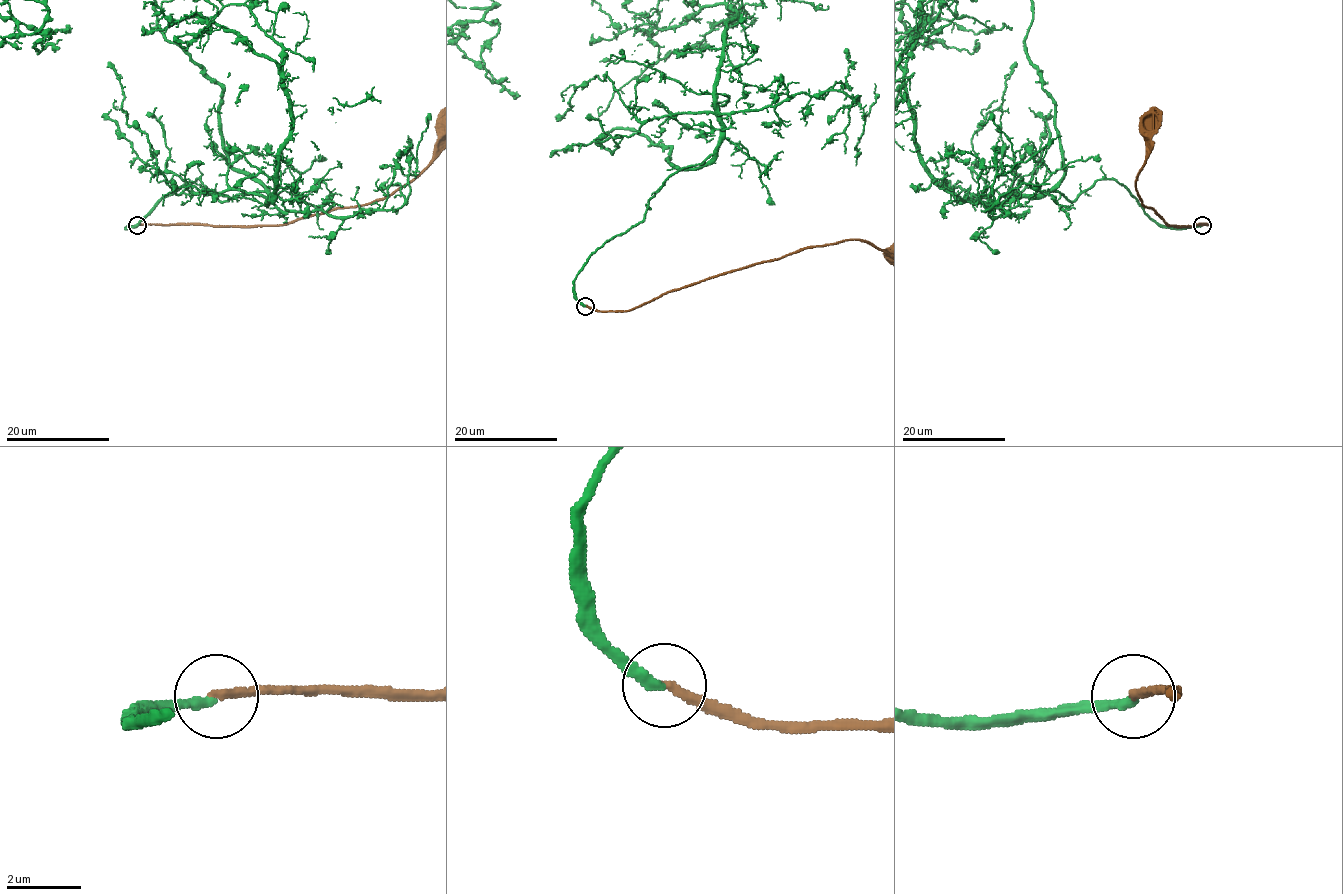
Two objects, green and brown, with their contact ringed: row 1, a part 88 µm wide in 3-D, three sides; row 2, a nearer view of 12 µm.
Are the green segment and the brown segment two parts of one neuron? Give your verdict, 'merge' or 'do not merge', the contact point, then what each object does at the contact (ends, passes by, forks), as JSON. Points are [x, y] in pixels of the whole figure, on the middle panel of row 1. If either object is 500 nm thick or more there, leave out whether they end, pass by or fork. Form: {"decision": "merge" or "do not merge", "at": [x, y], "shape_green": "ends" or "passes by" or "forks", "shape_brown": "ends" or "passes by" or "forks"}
{"decision": "do not merge", "at": [585, 306], "shape_green": "ends", "shape_brown": "ends"}

